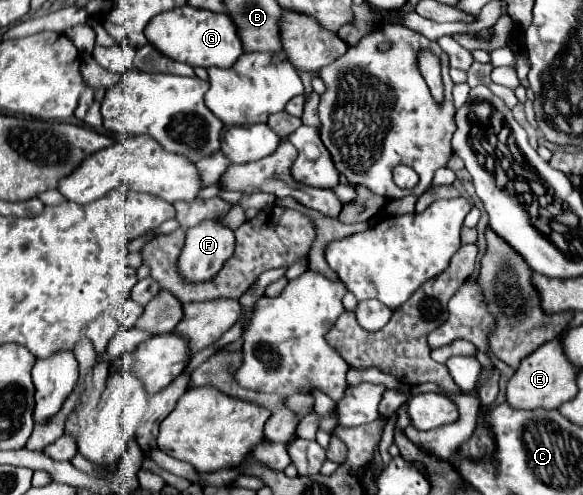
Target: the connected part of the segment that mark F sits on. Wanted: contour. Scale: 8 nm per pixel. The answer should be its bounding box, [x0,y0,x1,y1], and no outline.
[177,221,235,283]

